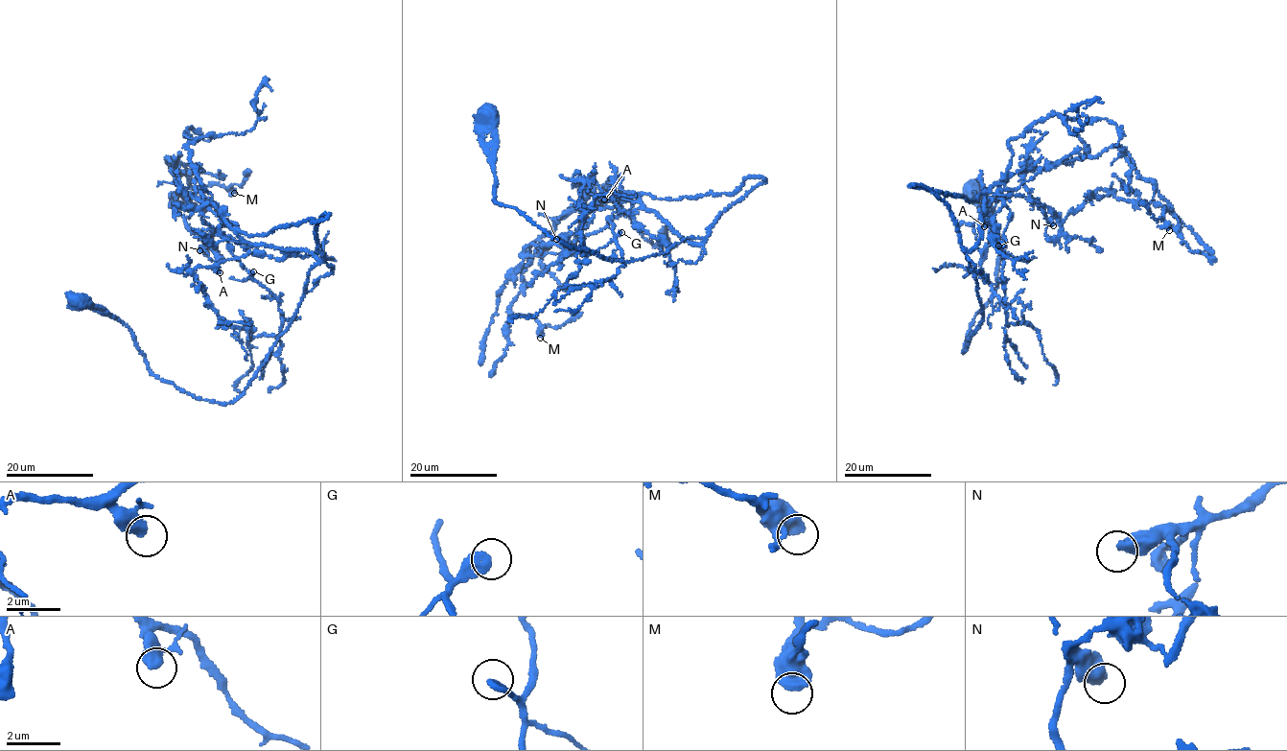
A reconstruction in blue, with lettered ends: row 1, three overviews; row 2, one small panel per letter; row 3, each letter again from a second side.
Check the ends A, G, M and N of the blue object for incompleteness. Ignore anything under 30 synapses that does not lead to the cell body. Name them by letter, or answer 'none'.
N

